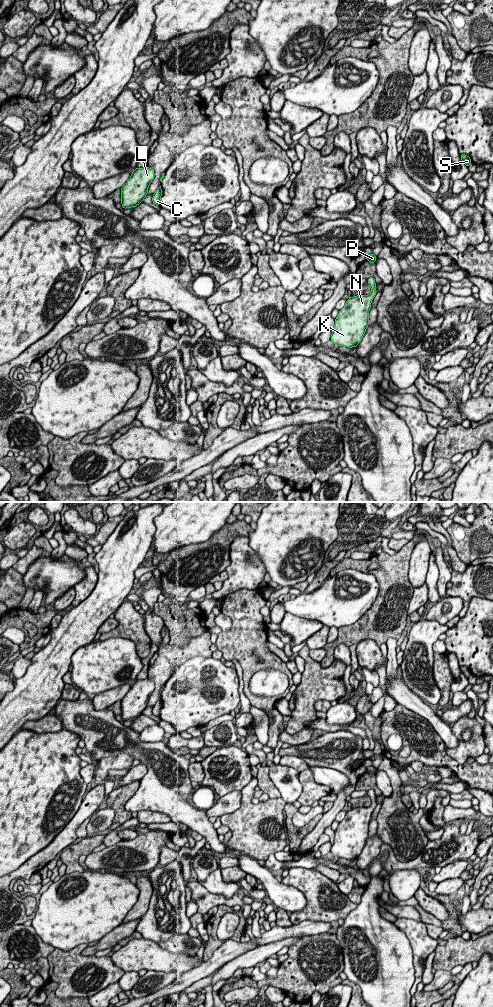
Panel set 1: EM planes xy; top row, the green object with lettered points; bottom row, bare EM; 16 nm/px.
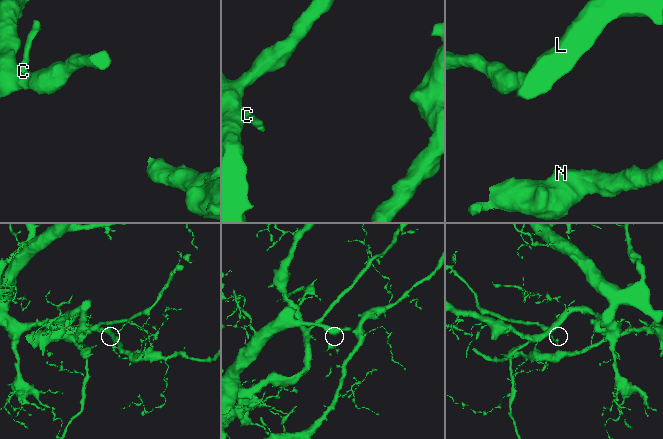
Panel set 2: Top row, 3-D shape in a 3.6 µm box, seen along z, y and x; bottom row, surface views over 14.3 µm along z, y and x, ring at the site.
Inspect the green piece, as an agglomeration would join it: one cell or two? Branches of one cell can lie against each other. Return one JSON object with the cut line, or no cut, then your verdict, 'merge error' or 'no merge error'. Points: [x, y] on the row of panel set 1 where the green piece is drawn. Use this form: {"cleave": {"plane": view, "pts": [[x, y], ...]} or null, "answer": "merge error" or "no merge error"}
{"cleave": null, "answer": "no merge error"}

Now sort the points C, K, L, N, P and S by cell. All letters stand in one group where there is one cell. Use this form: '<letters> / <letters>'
C K L N P S

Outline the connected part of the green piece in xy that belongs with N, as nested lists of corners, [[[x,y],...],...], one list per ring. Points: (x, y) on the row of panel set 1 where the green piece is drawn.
[[[373,277],[368,278],[368,284],[371,287],[369,295],[350,297],[339,311],[330,338],[337,346],[352,348],[361,342],[369,325],[371,302],[377,293]]]

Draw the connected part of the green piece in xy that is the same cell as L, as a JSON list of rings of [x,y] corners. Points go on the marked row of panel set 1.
[[[147,167],[137,168],[121,188],[121,204],[123,209],[136,207],[148,193],[148,187],[154,179],[154,170]]]

